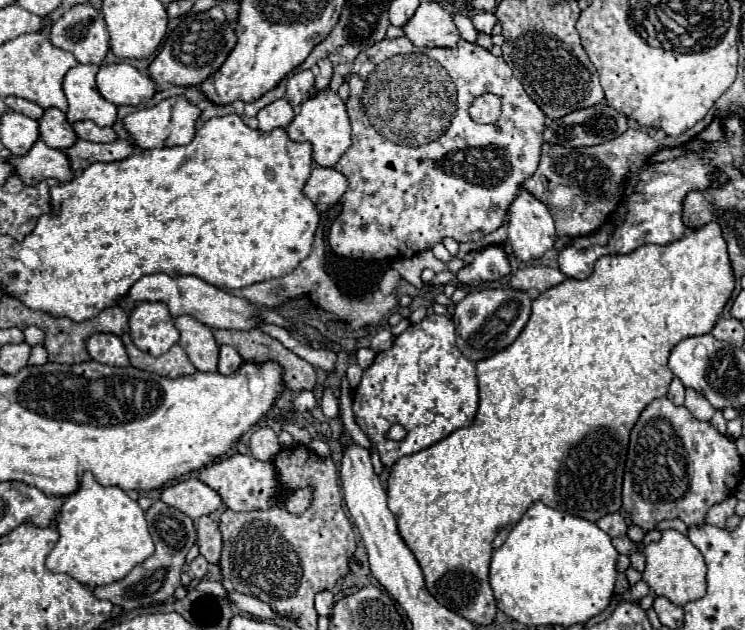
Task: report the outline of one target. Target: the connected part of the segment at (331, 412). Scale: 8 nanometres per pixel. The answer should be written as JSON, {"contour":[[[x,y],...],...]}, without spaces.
{"contour":[[[330,387],[324,389],[320,407],[322,407],[322,413],[324,413],[328,419],[336,419],[336,417],[342,415],[342,411],[340,411],[340,401],[338,401],[338,397],[334,395],[334,391],[332,391]]]}

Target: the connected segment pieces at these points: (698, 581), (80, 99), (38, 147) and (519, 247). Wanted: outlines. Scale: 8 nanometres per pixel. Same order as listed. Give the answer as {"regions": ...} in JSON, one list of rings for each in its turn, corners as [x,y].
{"regions":[[[[666,529],[662,531],[660,541],[654,541],[646,545],[646,569],[642,573],[642,579],[650,585],[650,589],[656,595],[668,597],[674,605],[686,605],[690,601],[702,599],[706,593],[706,563],[702,553],[692,545],[692,541],[682,535],[680,531]]],[[[78,65],[64,77],[64,93],[68,99],[68,123],[94,121],[100,127],[112,127],[118,117],[116,105],[106,101],[96,89],[96,73],[100,65]]],[[[38,139],[24,157],[10,157],[8,161],[16,167],[16,173],[26,185],[36,185],[48,177],[58,181],[74,179],[74,169],[68,161],[66,151],[52,149],[42,139]]],[[[520,187],[508,207],[508,241],[522,261],[534,261],[554,247],[554,221],[544,203]]]]}

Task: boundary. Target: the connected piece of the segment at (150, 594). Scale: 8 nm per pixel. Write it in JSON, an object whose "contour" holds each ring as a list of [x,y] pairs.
{"contour":[[[160,499],[146,511],[146,521],[148,521],[150,537],[156,547],[154,555],[142,561],[140,565],[136,565],[124,579],[114,581],[110,585],[102,585],[102,587],[92,587],[94,597],[106,599],[112,605],[122,607],[122,611],[132,611],[138,607],[152,605],[154,601],[164,601],[172,597],[174,589],[180,585],[180,573],[182,573],[186,553],[196,543],[194,521],[188,515],[164,505]]]}

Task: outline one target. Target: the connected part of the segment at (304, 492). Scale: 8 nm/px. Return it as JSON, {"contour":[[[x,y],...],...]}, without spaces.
{"contour":[[[298,489],[298,491],[294,491],[292,497],[286,503],[286,509],[290,513],[302,513],[308,507],[308,503],[310,503],[310,493],[312,493],[310,489]]]}

